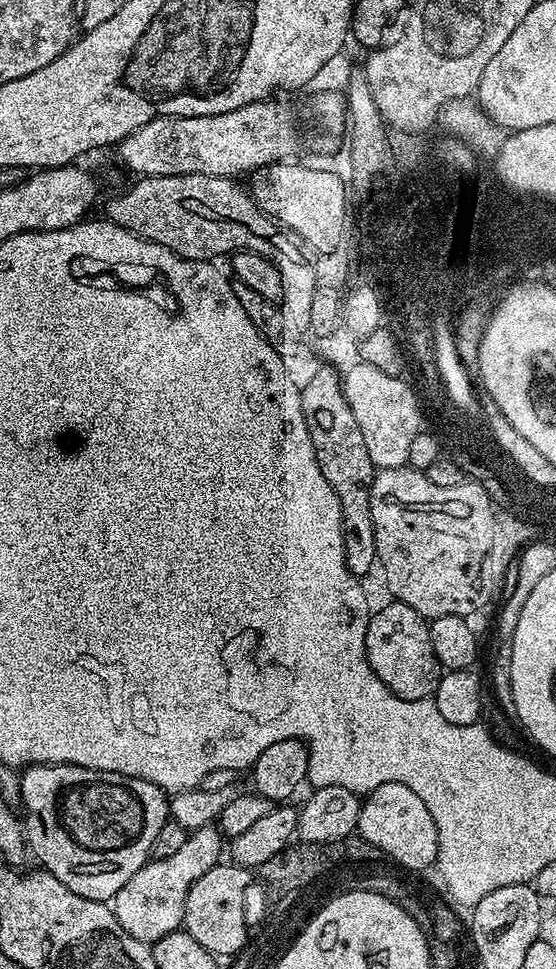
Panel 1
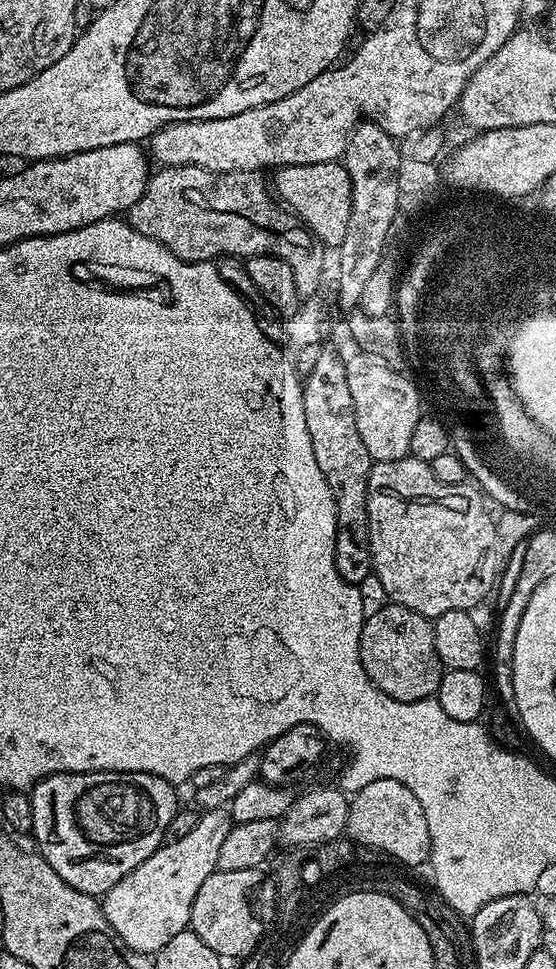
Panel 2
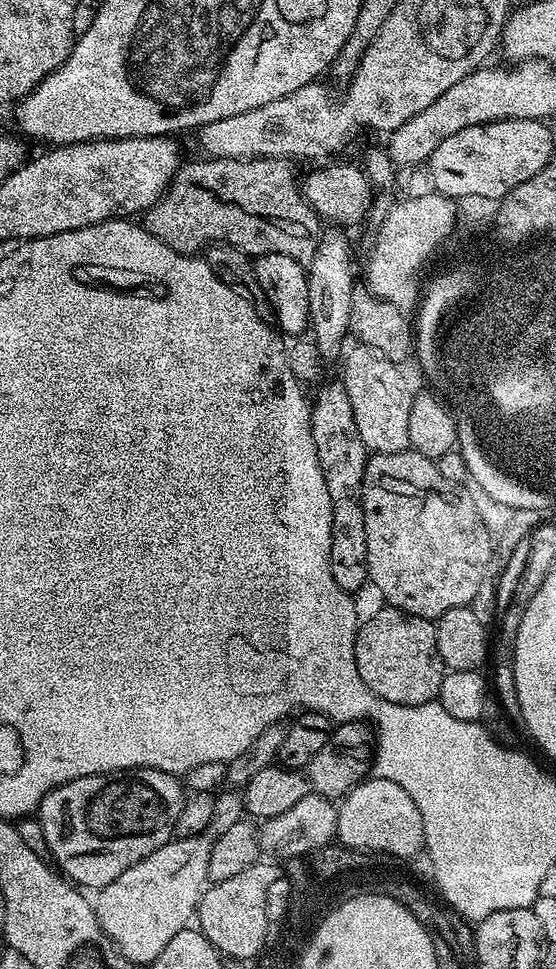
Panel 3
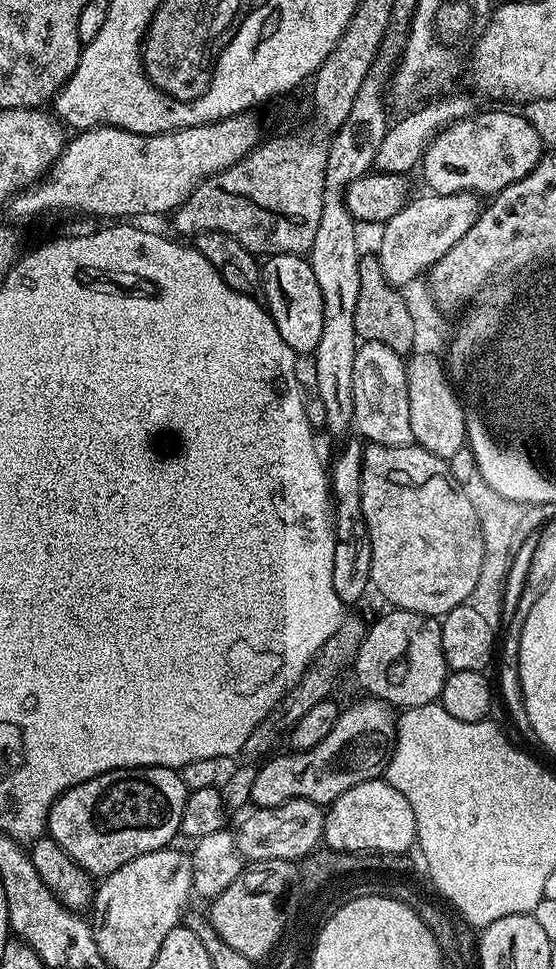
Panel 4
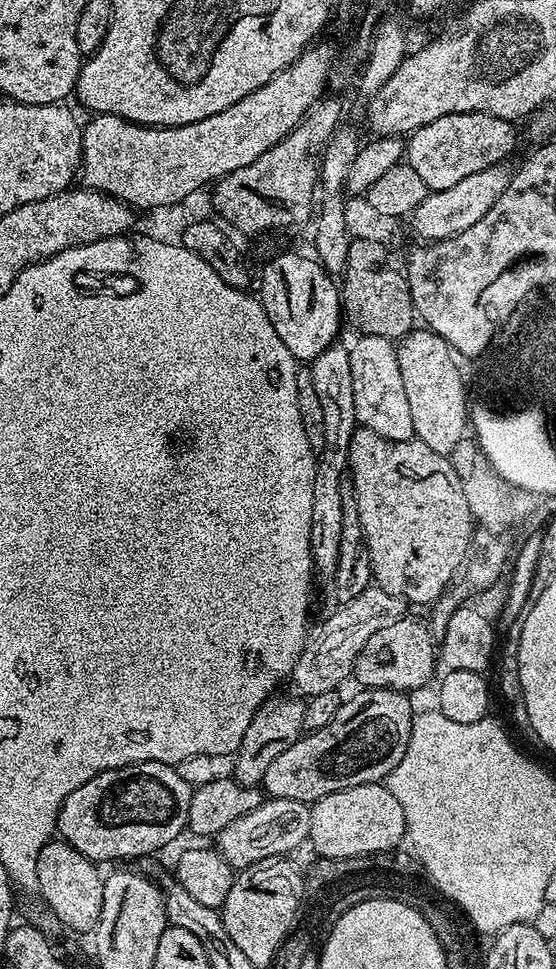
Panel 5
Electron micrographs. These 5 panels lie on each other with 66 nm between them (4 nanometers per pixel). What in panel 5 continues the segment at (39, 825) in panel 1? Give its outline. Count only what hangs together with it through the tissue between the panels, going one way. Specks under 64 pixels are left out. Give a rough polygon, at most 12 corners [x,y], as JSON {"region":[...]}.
{"region":[[153,760],[90,778],[56,826],[97,862],[187,829],[192,789]]}

